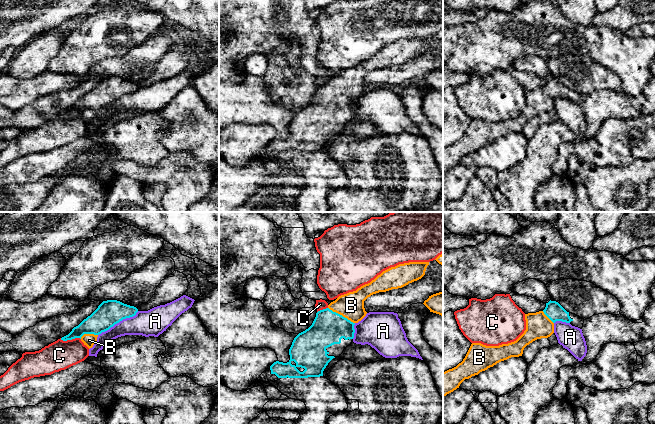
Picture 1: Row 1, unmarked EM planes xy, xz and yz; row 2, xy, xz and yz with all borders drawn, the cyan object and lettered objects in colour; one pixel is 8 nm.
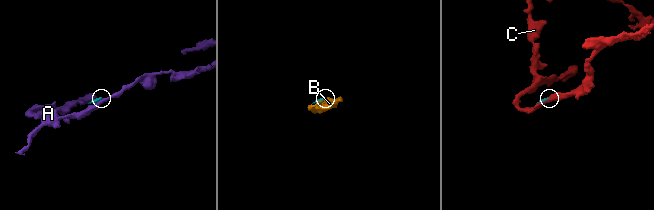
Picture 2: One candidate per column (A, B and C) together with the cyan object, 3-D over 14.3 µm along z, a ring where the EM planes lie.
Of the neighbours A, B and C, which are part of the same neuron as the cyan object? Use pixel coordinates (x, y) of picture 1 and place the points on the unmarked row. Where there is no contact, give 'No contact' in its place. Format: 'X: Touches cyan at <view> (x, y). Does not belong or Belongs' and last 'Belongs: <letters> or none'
A: Touches cyan at xy (118, 98). Does not belong
B: Touches cyan at xz (341, 91). Belongs
C: Touches cyan at xy (70, 115). Does not belong
Belongs: B

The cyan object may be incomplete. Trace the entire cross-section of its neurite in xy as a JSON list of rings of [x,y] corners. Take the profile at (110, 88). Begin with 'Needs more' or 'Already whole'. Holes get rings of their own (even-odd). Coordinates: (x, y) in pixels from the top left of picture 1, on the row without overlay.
Needs more. [[[117,76],[103,77],[98,84],[72,107],[61,114],[63,117],[80,114],[89,125],[102,108],[109,106],[123,95],[136,91],[138,85]]]

